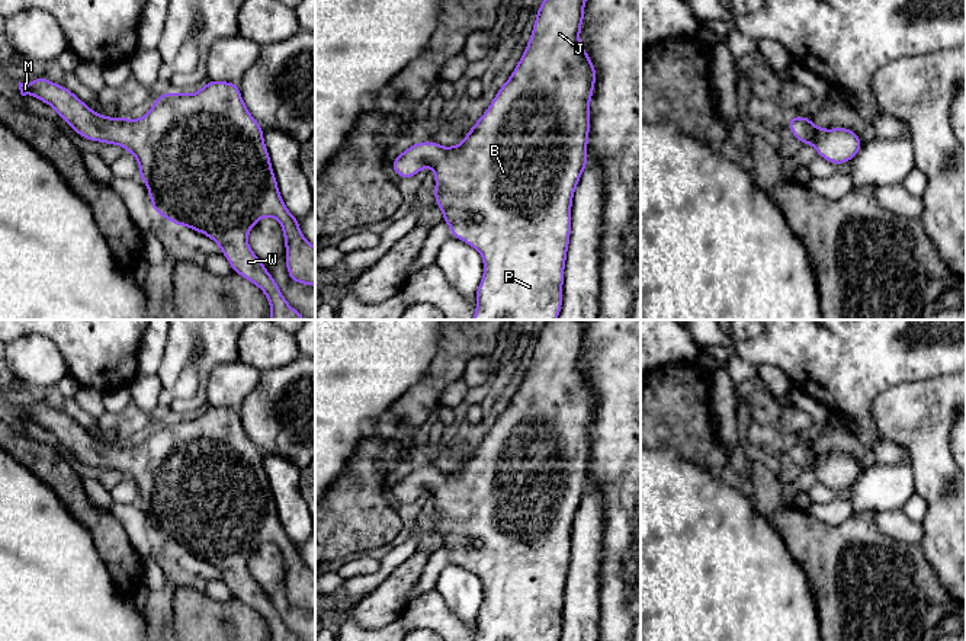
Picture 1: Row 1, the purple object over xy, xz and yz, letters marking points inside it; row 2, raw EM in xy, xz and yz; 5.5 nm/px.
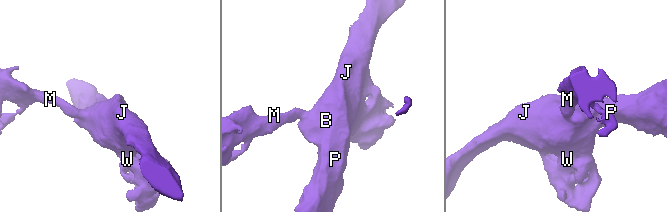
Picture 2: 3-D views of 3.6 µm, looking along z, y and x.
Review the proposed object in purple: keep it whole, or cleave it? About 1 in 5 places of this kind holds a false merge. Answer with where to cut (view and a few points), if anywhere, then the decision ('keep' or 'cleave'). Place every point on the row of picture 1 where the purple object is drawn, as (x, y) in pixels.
cut none; keep

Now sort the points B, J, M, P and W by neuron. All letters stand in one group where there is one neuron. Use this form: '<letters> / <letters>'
B J M P W

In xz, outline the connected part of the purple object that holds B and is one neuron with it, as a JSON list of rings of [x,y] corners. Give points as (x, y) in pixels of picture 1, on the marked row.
[[[543,0],[521,60],[463,141],[447,148],[433,141],[413,144],[391,163],[404,179],[430,167],[436,176],[434,199],[452,237],[481,253],[484,276],[472,320],[556,320],[561,311],[571,205],[587,167],[588,106],[597,77],[591,58],[580,45],[584,6],[585,0]]]

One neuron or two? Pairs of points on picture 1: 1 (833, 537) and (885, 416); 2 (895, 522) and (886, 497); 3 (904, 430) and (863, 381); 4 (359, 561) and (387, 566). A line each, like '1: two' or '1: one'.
1: two
2: two
3: two
4: two

